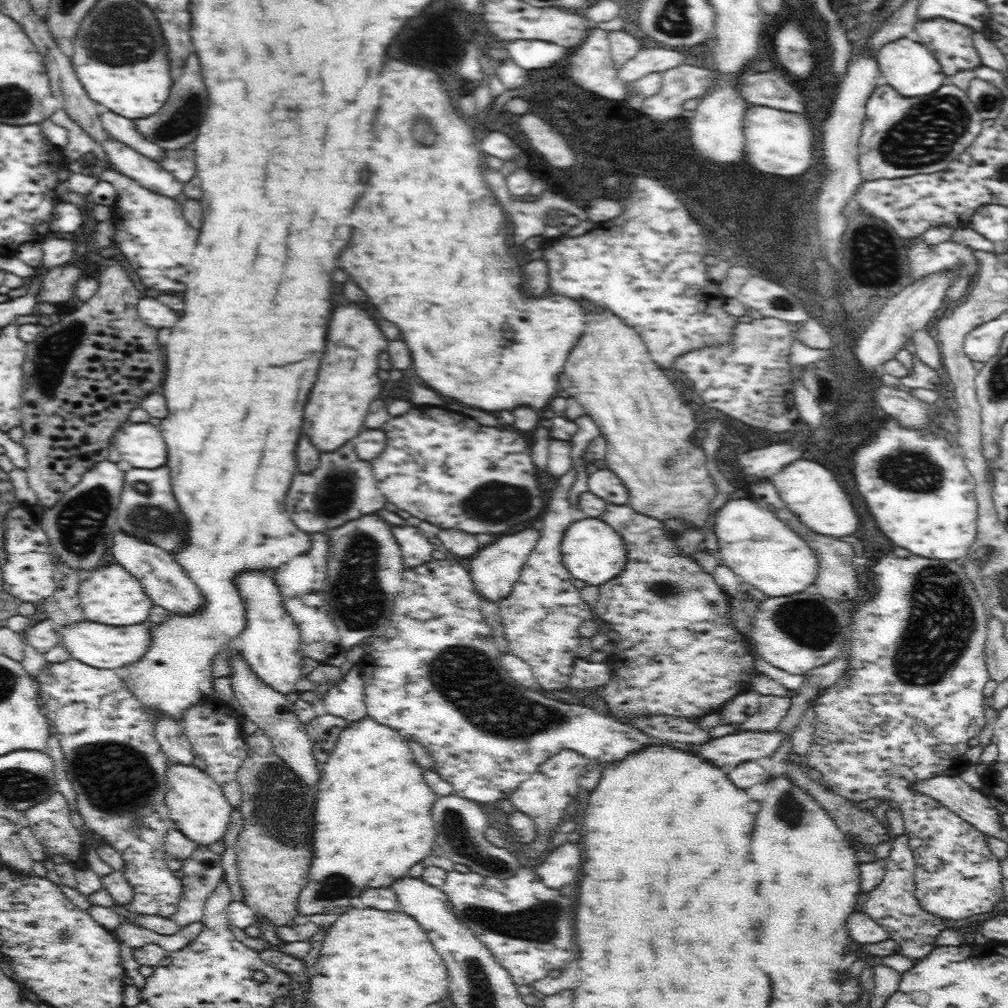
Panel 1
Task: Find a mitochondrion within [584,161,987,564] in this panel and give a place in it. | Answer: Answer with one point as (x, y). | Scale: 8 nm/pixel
(915, 469)

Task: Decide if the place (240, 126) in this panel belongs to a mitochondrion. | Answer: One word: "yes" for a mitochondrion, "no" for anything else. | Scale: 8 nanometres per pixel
no

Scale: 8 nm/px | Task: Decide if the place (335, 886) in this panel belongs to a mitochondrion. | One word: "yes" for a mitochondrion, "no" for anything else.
yes

